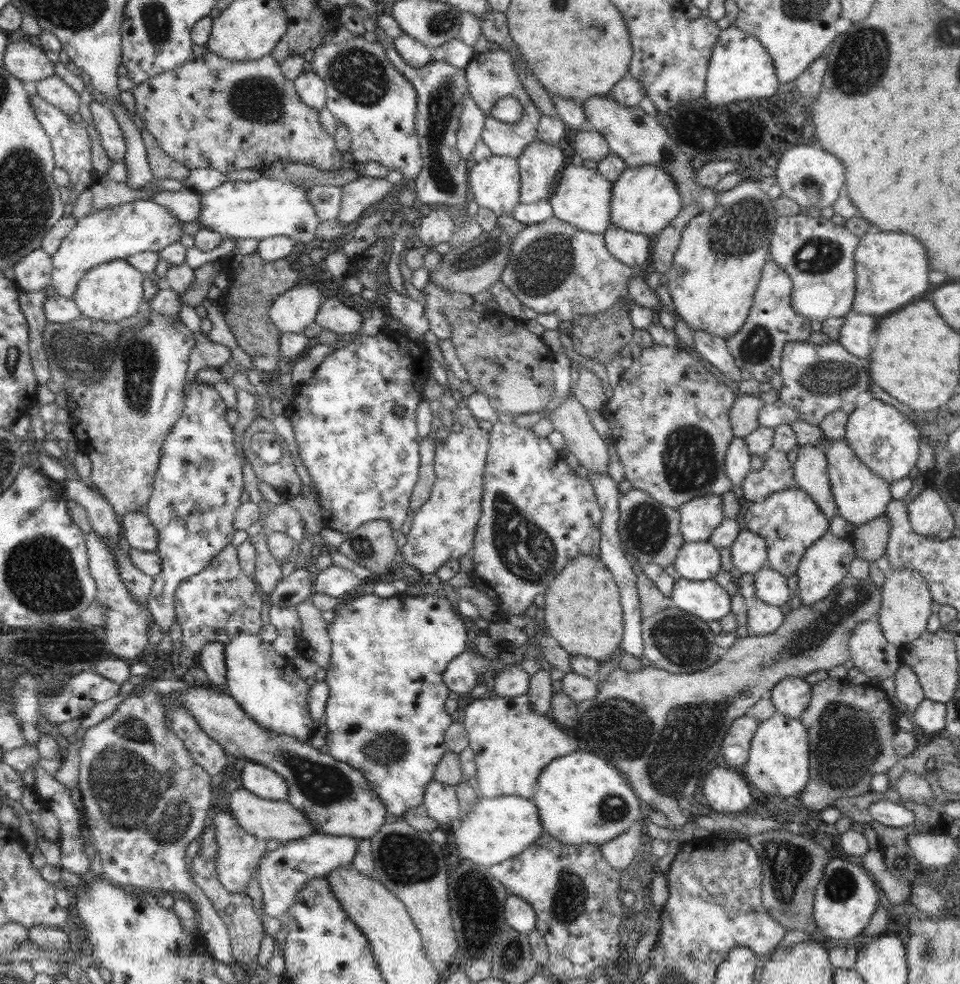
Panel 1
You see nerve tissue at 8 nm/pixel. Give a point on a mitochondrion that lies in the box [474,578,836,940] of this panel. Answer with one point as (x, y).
(694, 727)

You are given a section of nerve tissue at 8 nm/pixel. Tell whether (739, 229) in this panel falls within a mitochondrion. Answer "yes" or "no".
yes

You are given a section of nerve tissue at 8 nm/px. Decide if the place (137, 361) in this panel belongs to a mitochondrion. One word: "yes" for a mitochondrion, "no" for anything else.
yes

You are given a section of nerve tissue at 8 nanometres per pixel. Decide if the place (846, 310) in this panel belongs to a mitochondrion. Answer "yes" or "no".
no

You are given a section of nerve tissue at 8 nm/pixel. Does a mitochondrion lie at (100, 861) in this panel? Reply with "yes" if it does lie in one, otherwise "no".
no

